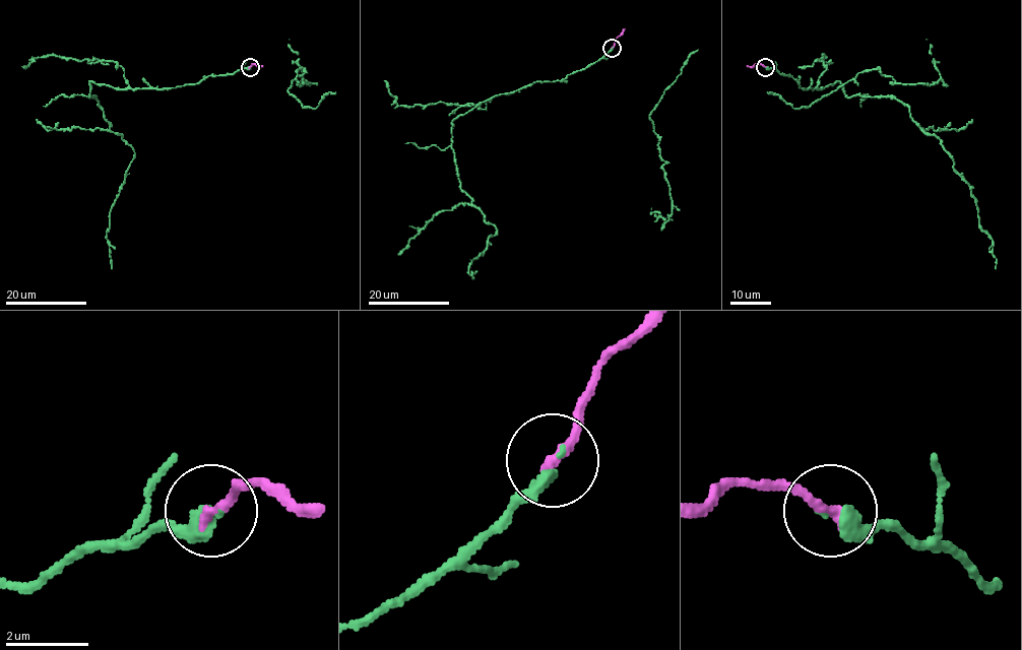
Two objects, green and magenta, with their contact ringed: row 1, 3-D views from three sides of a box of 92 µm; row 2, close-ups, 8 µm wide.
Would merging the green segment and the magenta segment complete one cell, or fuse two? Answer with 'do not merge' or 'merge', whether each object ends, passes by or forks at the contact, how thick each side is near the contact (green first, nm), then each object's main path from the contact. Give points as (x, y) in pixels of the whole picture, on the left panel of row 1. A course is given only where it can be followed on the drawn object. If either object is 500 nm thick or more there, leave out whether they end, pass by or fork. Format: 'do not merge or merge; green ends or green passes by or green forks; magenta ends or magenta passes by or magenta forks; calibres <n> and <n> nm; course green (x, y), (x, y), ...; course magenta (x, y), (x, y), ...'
merge; green ends; magenta ends; calibres 320 and 280 nm; course green (249, 66), (175, 87), (89, 82), (89, 96), (110, 129), (134, 151), (111, 209), (112, 269); course magenta (249, 66), (262, 65)

